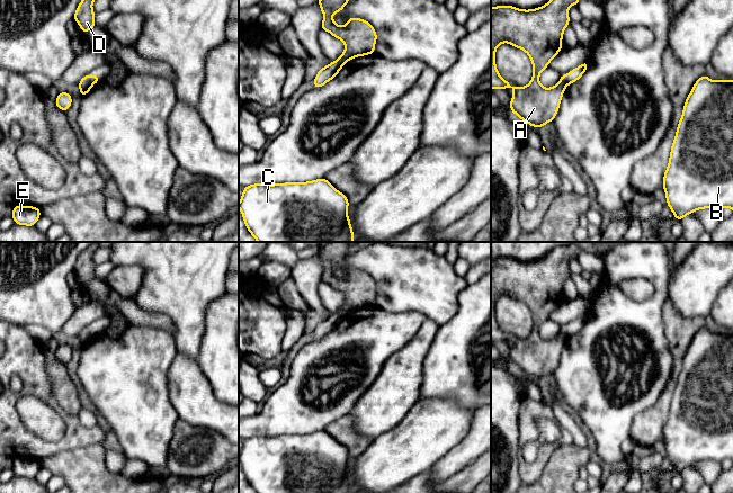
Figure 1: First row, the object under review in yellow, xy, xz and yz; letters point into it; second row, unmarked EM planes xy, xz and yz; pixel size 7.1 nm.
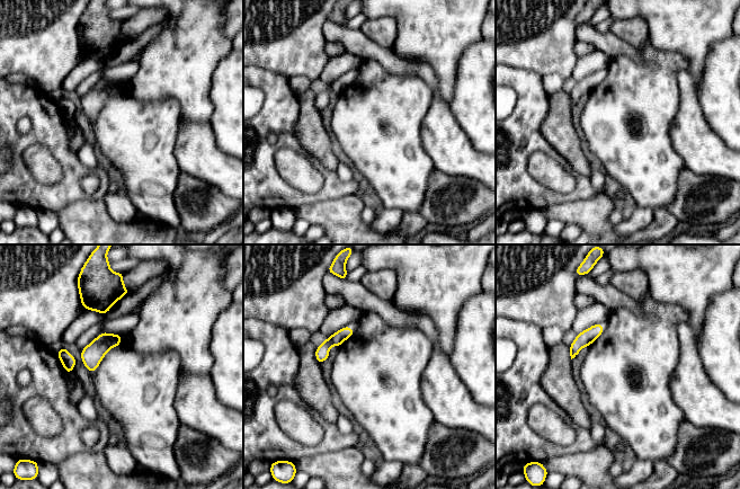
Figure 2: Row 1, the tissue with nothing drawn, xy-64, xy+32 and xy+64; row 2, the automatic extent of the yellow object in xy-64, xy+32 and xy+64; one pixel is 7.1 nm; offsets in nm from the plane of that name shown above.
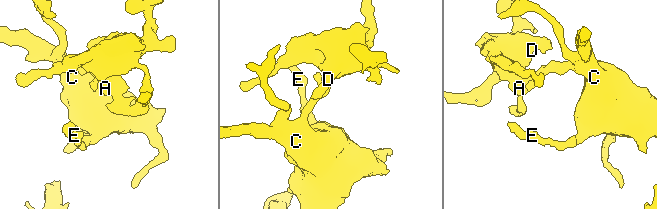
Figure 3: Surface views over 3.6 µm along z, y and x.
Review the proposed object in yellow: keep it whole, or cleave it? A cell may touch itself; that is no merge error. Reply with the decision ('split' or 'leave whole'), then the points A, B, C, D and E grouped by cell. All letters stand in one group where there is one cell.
split; groups A D / B C E

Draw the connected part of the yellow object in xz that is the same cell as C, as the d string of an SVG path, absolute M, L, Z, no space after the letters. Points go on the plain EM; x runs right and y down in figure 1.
M325 430L315 431L306 434L284 434L284 436L253 436L243 439L243 445L239 455L245 479L257 493L355 493L350 469L347 467L349 459L348 450L345 446L337 442Z

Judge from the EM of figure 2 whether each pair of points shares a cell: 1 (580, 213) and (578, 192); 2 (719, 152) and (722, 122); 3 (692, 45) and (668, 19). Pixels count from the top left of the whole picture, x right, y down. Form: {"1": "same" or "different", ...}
{"1": "different", "2": "different", "3": "same"}

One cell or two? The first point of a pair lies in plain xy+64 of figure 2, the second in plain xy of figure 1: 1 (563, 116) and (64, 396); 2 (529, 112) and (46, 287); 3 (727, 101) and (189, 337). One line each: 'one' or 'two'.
1: one
2: two
3: two

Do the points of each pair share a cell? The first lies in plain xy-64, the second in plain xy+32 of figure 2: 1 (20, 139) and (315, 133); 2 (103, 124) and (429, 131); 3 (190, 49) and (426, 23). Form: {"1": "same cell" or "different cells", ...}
{"1": "different cells", "2": "different cells", "3": "same cell"}

